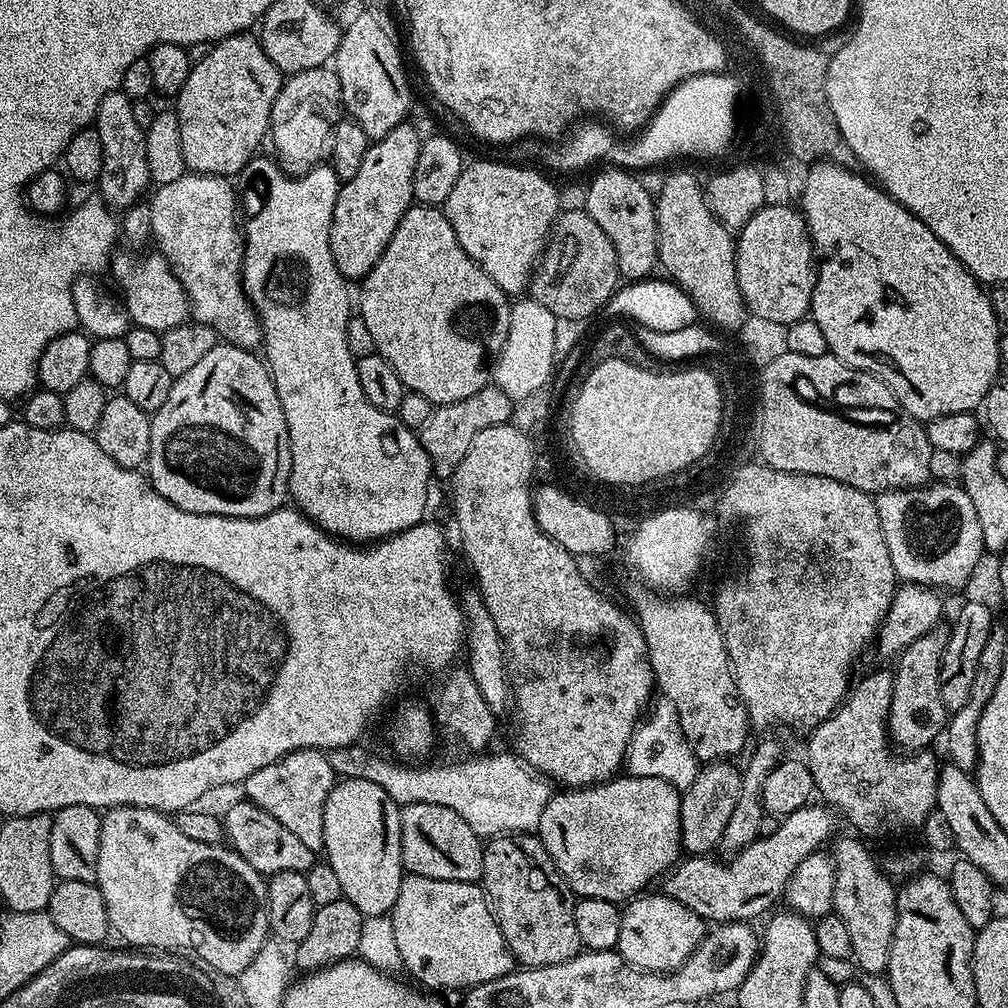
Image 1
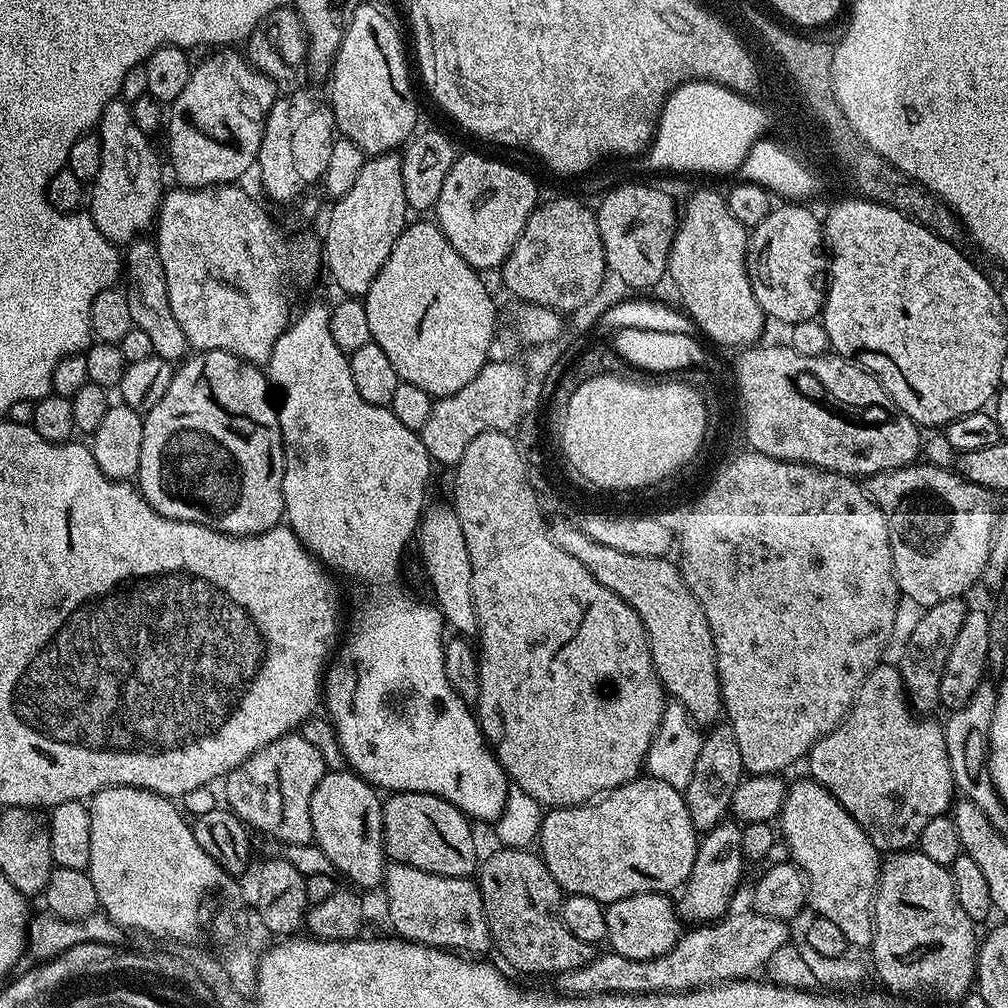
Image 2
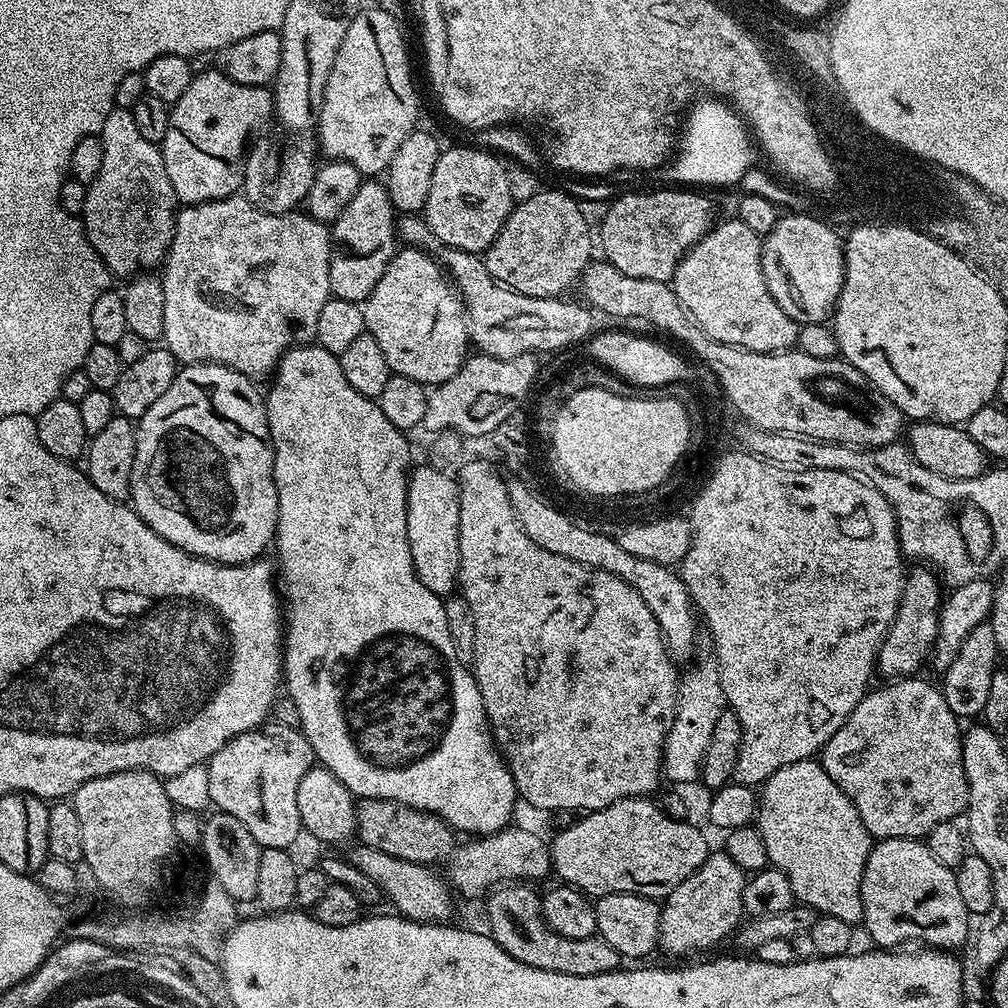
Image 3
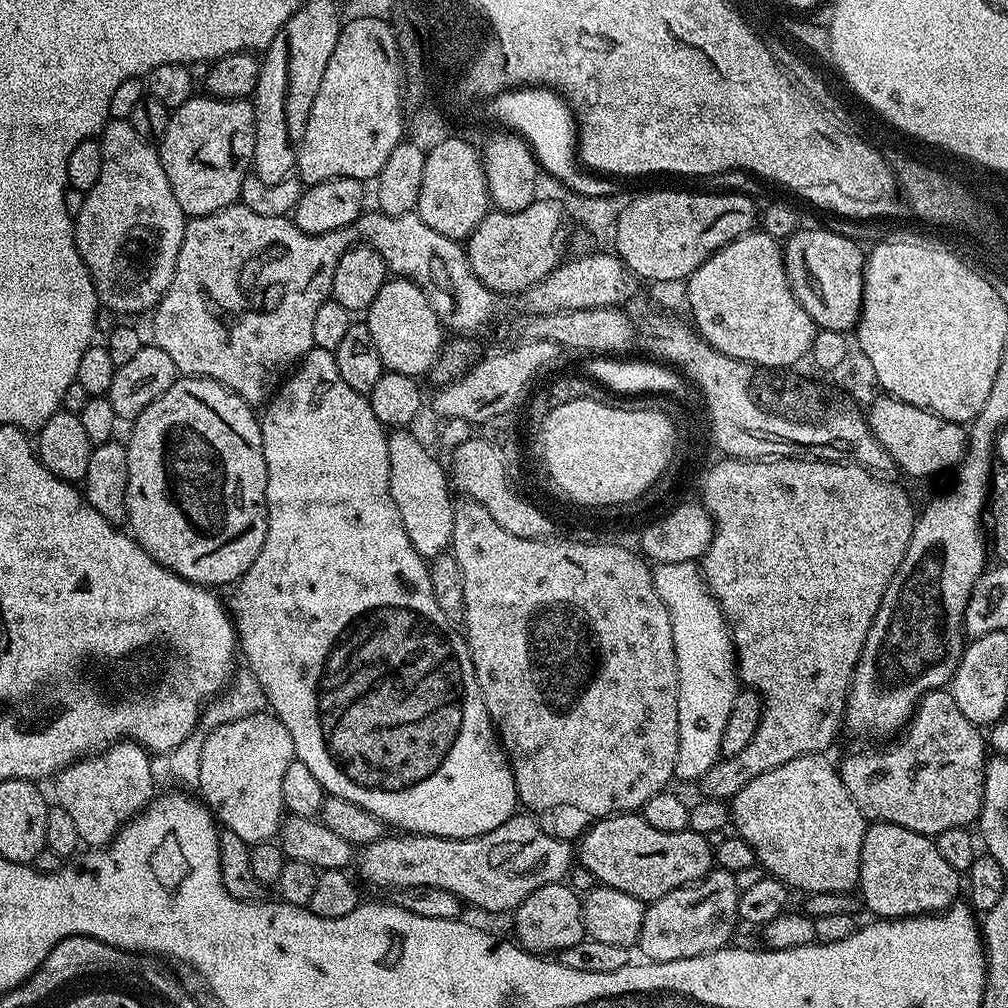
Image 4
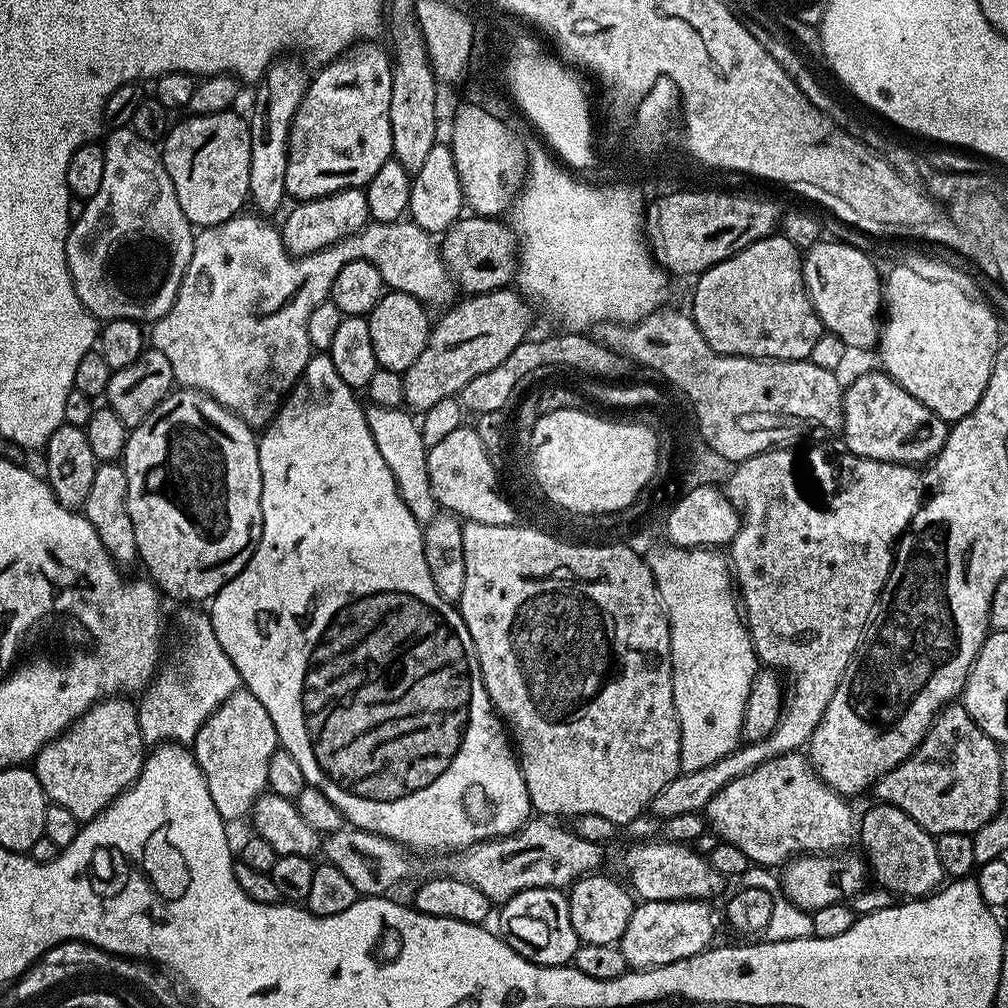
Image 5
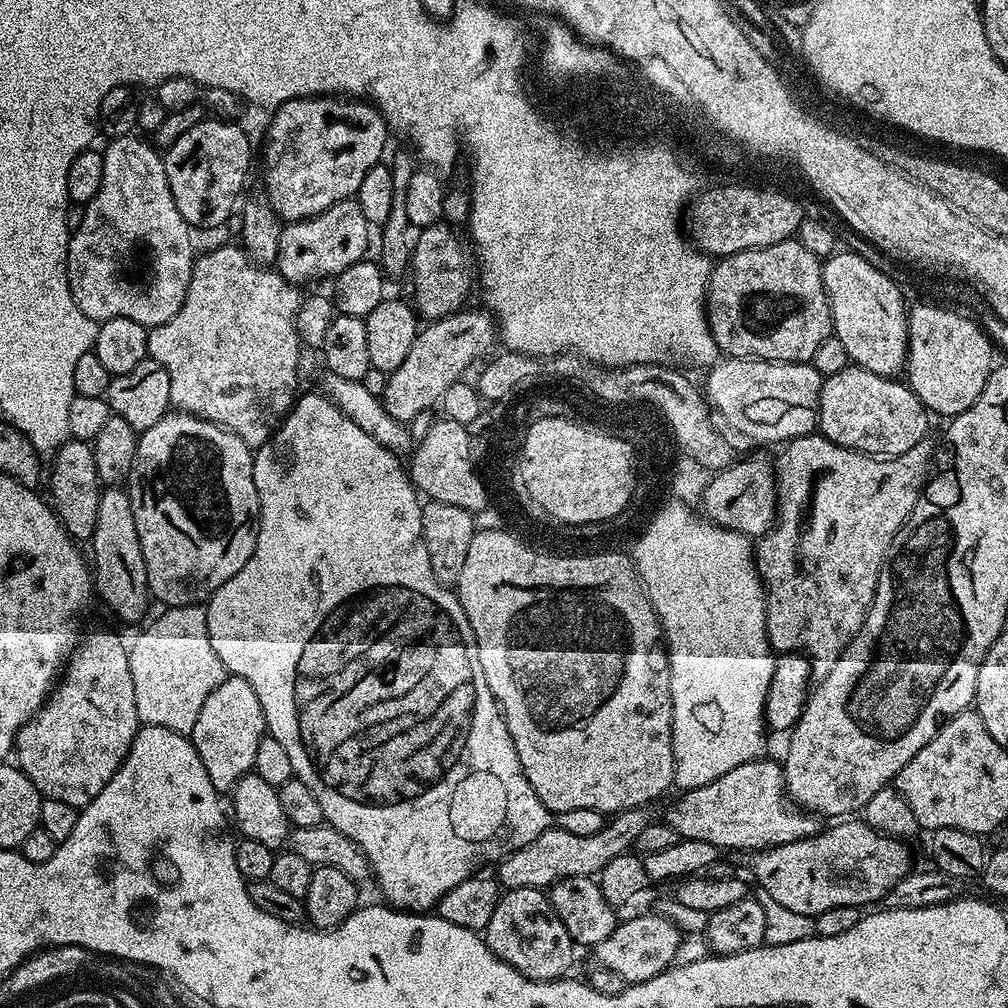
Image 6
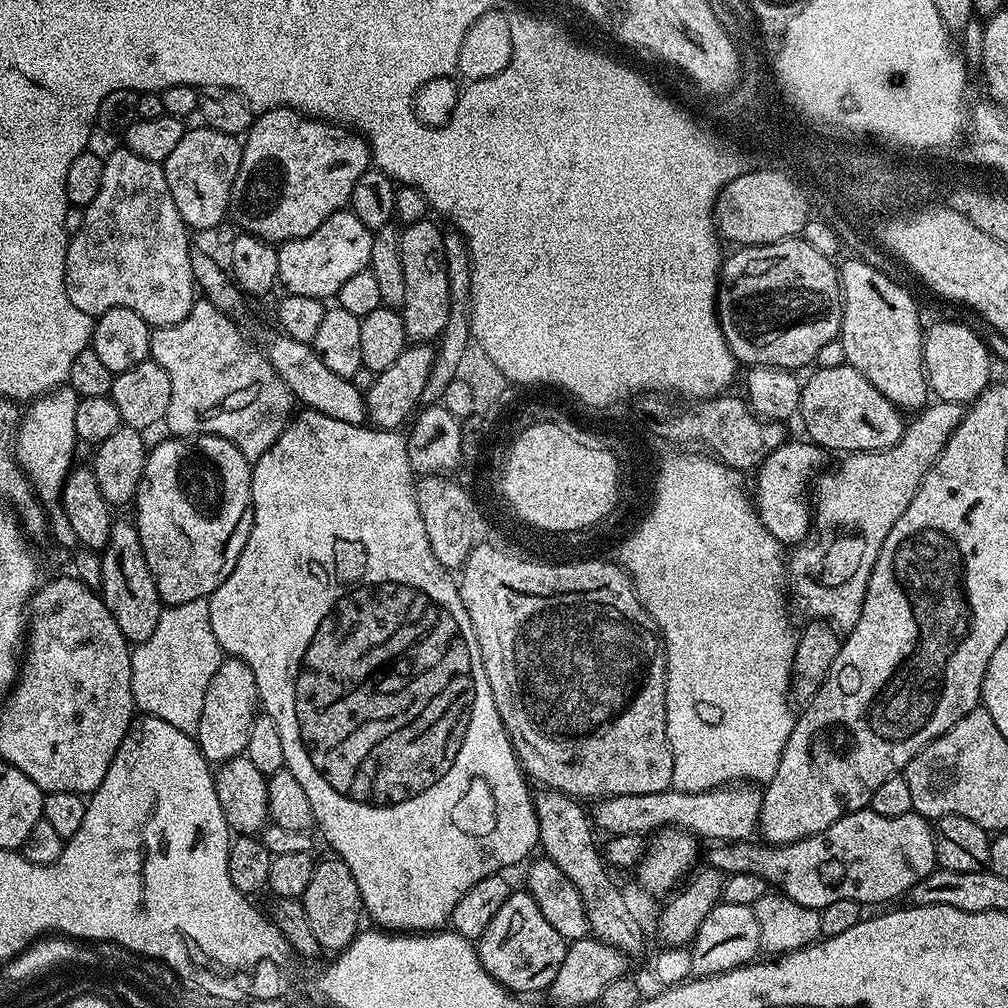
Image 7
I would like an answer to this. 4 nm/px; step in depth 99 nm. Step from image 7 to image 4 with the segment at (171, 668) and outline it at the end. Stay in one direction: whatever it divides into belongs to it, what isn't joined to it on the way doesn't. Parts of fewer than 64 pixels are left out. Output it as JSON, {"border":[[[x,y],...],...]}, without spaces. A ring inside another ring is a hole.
{"border":[[[251,674],[243,675],[244,676],[240,677],[237,675],[231,687],[221,692],[219,696],[215,697],[215,699],[201,711],[198,721],[199,730],[190,733],[186,738],[186,742],[179,744],[172,752],[152,756],[152,776],[155,778],[157,785],[163,786],[168,790],[195,789],[200,782],[202,746],[204,745],[205,734],[213,732],[215,728],[222,726],[226,722],[242,718],[250,712],[261,711],[261,709],[265,707],[266,701],[264,699],[264,692],[260,688],[256,677]]]}

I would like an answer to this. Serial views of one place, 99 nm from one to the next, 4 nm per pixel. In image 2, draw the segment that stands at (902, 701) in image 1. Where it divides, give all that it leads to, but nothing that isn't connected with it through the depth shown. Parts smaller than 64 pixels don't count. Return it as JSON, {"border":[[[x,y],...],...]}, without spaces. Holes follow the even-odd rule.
{"border":[[[963,599],[938,602],[933,608],[923,609],[919,614],[920,621],[912,628],[908,641],[904,644],[904,653],[898,659],[900,677],[904,683],[904,691],[908,693],[908,703],[917,713],[932,714],[935,708],[941,707],[940,687],[942,686],[942,670],[946,666],[946,658],[950,654],[950,646],[954,646],[954,638],[958,638],[958,630],[962,630],[966,605]]]}

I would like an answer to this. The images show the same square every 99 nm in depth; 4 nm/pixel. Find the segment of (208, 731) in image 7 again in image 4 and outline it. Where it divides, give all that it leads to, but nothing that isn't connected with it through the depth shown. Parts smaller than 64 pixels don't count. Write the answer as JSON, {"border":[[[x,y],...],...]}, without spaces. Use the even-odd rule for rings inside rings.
{"border":[[[264,710],[250,712],[205,735],[199,795],[213,817],[227,831],[238,834],[242,842],[251,846],[271,841],[286,816],[282,777],[295,759],[290,730],[282,726],[280,719]]]}

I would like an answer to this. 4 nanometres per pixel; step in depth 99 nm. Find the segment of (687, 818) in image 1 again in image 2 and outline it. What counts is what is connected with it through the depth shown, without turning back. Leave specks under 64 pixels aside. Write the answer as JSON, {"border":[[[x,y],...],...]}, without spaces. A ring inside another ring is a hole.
{"border":[[[720,722],[711,727],[701,739],[698,750],[698,762],[694,762],[694,775],[690,777],[690,786],[683,788],[686,810],[690,810],[690,822],[694,822],[697,833],[709,832],[729,815],[734,790],[738,790],[740,781],[746,773],[742,762],[742,750],[738,750],[738,738],[727,723]]]}

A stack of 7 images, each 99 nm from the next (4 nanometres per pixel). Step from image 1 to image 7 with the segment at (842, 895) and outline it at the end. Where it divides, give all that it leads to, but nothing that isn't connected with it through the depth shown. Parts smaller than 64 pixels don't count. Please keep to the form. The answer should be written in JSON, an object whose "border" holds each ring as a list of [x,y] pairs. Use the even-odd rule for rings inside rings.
{"border":[[[733,782],[727,786],[711,788],[708,792],[655,792],[654,794],[624,794],[601,799],[590,816],[595,827],[608,832],[609,837],[638,834],[647,837],[661,830],[687,832],[701,841],[725,842],[747,840],[757,831],[760,823],[759,787],[748,782]]]}

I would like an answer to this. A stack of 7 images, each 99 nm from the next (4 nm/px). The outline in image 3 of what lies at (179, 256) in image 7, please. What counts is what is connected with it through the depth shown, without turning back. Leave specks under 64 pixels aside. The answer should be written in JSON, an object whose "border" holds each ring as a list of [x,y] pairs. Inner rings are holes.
{"border":[[[113,107],[109,112],[106,122],[102,126],[102,130],[98,133],[102,142],[102,170],[98,170],[98,178],[94,178],[92,184],[87,185],[84,196],[84,212],[82,211],[82,223],[84,225],[84,233],[90,242],[90,246],[94,246],[94,250],[106,262],[106,266],[112,271],[113,277],[132,278],[145,270],[152,270],[156,264],[163,265],[164,257],[168,255],[168,247],[174,235],[174,226],[176,225],[176,213],[178,211],[178,201],[174,194],[174,186],[170,186],[170,178],[166,178],[166,166],[164,165],[164,155],[160,153],[159,147],[150,142],[146,142],[146,138],[142,138],[142,134],[138,134],[138,126],[134,126],[134,114],[127,108]]]}

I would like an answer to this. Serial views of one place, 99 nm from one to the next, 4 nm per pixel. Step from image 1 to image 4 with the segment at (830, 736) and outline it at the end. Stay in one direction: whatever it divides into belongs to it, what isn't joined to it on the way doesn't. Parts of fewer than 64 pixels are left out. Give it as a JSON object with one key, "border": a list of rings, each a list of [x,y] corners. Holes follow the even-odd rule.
{"border":[[[951,691],[927,692],[889,752],[850,753],[844,761],[839,761],[840,777],[850,798],[854,798],[858,810],[862,810],[864,819],[869,822],[906,826],[906,830],[933,838],[942,834],[942,830],[968,828],[979,821],[982,806],[986,740],[980,732],[981,729],[958,710]]]}

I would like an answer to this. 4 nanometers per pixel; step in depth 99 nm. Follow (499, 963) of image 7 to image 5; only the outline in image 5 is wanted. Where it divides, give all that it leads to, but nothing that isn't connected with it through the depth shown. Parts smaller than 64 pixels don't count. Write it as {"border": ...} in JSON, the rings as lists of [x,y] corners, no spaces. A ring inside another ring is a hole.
{"border":[[[527,888],[510,898],[499,909],[499,935],[515,952],[535,964],[559,968],[572,964],[572,956],[580,949],[578,934],[570,922],[567,895],[559,888]]]}

